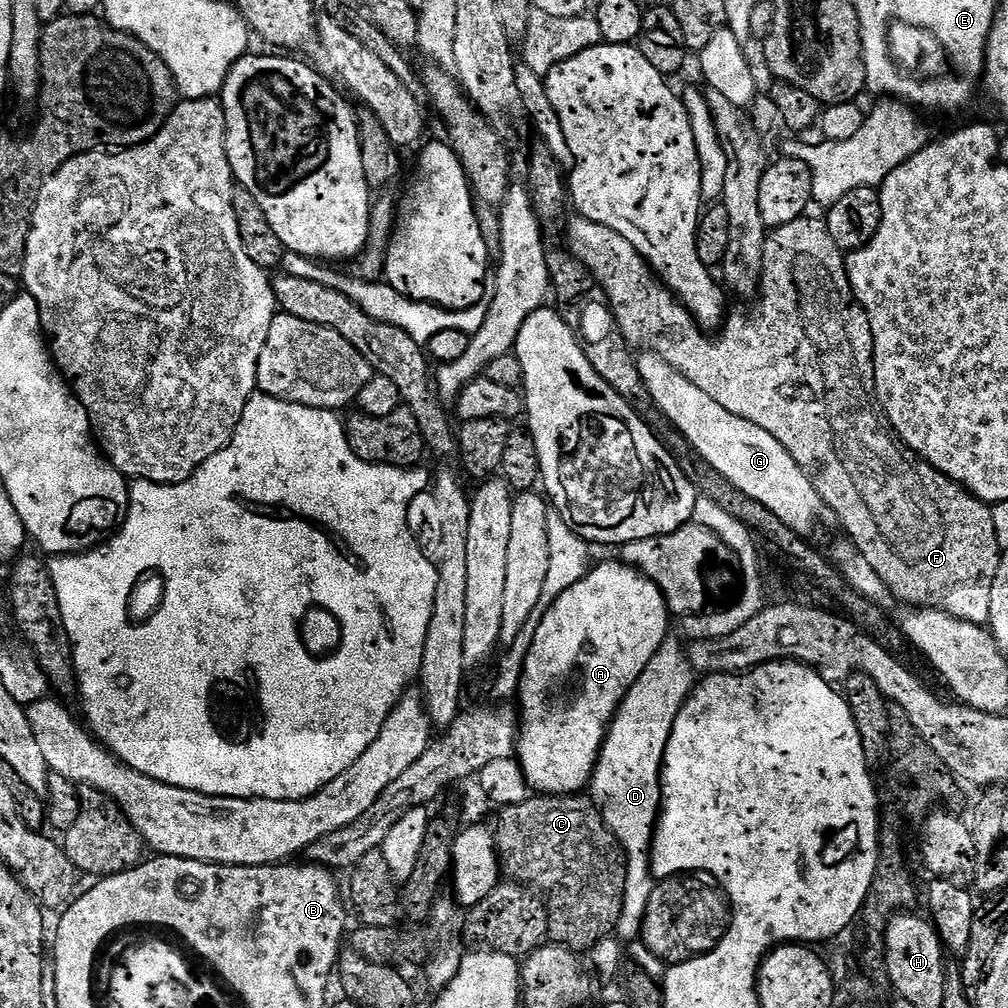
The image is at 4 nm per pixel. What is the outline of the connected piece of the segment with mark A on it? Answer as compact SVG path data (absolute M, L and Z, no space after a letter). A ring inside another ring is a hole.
M619 559L616 560L610 561L609 564L598 565L597 563L576 585L570 586L557 598L550 606L549 612L542 618L538 632L534 636L534 644L526 656L518 693L518 723L520 725L518 759L528 779L529 789L540 794L570 796L583 793L589 787L592 771L595 770L596 761L600 758L600 747L604 744L604 738L608 734L608 725L616 717L616 711L620 709L620 704L626 698L630 686L634 686L634 682L638 682L639 676L646 670L647 663L654 657L664 640L670 636L668 603L665 602L664 595L660 593L658 586L654 586L654 582L650 582L650 578L646 578L628 564Z

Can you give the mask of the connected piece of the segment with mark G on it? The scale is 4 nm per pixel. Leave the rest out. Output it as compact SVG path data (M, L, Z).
M644 350L641 353L636 356L638 374L642 374L653 405L688 439L689 446L709 464L707 467L742 494L773 511L794 531L808 534L819 522L820 515L825 515L826 507L812 477L790 458L790 450L786 450L770 430L762 430L762 426L754 426L754 422L746 422L746 418L738 418L738 414L730 414L730 410L718 406L714 398L698 390L694 382L678 374L678 370L656 352Z

